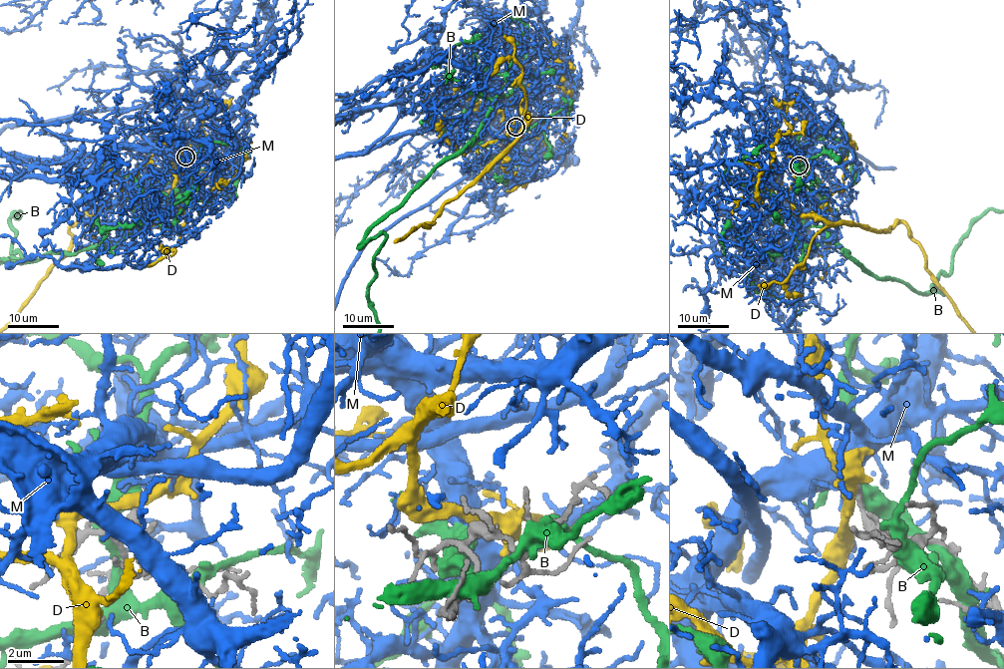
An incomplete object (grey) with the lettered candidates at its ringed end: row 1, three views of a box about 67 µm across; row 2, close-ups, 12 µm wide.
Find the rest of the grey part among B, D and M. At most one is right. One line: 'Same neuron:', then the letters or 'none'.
Same neuron: M

